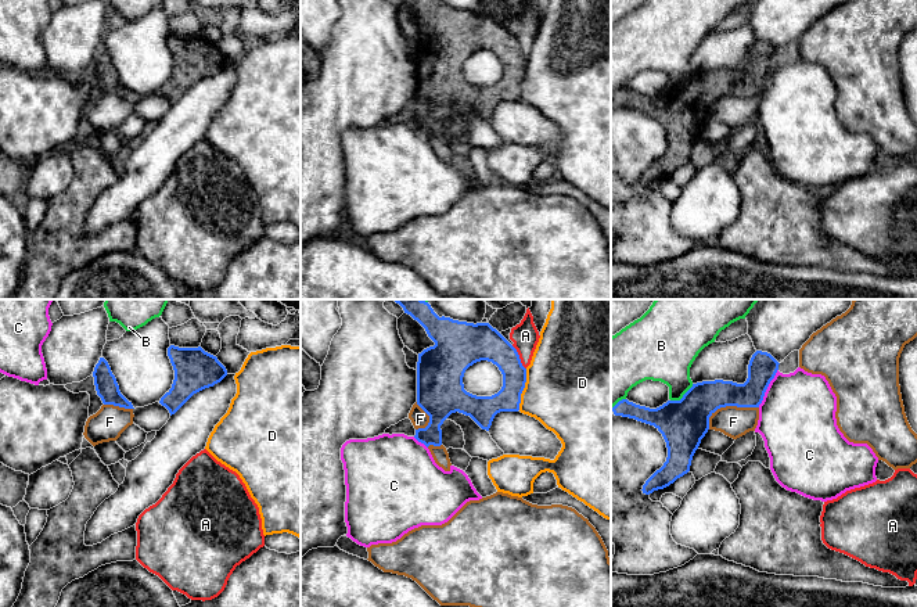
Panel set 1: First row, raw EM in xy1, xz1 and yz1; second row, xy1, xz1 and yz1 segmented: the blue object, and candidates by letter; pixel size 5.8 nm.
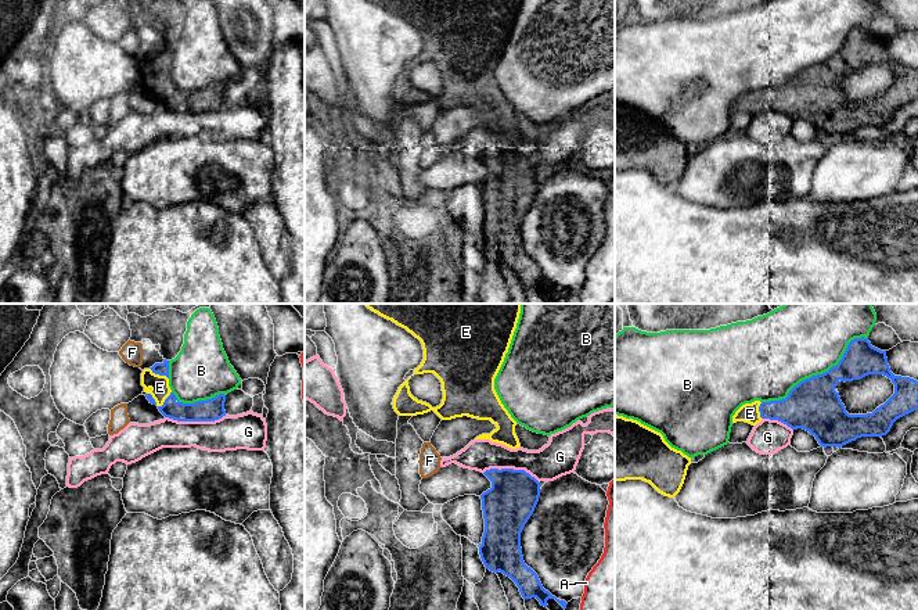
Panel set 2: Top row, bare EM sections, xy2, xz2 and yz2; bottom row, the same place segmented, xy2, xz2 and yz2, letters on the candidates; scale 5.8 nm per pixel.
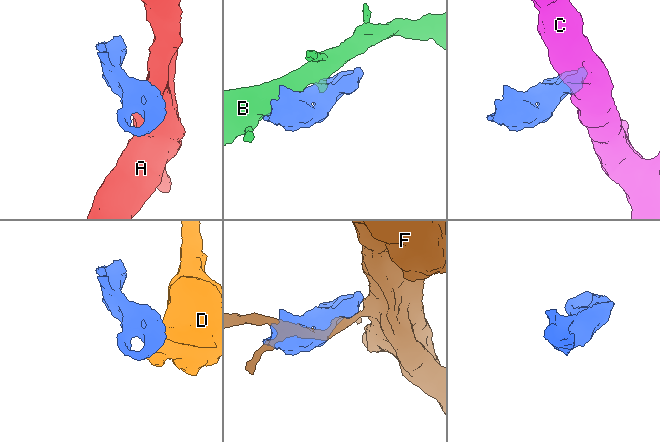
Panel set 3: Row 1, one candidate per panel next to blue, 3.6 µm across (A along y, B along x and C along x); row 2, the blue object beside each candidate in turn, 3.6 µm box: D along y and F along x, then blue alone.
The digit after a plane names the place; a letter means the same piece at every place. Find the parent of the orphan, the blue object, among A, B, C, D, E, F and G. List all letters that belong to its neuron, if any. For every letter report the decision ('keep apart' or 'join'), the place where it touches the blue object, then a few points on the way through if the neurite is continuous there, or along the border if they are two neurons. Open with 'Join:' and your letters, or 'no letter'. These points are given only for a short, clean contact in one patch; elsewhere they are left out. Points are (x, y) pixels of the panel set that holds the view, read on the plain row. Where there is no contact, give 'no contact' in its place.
Join: E
A: keep apart | xz1 (518, 47)
B: keep apart | yz2 (817, 64)
C: keep apart | yz1 (766, 78) | along yz1 (777, 58), (758, 96)
D: keep apart | xz1 (522, 79) | along xz1 (527, 58), (527, 71), (518, 99)
E: join | xy2 (159, 96)
F: keep apart | yz1 (727, 94)
G: keep apart | xy2 (195, 110)

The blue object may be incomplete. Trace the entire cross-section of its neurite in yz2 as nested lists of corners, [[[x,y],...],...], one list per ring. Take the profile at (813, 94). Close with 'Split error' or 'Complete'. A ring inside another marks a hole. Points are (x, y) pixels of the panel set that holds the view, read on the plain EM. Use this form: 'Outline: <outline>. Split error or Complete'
Outline: [[[861,26],[849,32],[836,55],[800,71],[785,89],[742,94],[732,105],[732,112],[756,115],[763,108],[778,110],[792,119],[809,121],[824,137],[840,137],[861,126],[886,125],[897,108],[914,100],[918,100],[918,71],[894,65],[886,40]],[[868,64],[890,68],[894,83],[872,103],[849,104],[835,76],[839,71],[860,69]]]. Split error

